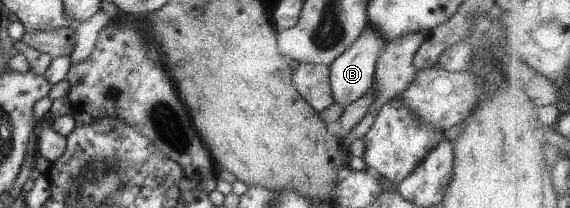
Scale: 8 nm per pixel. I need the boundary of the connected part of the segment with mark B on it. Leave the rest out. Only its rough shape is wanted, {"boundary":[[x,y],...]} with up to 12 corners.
{"boundary":[[373,28],[328,65],[331,103],[344,107],[373,86],[385,40]]}

